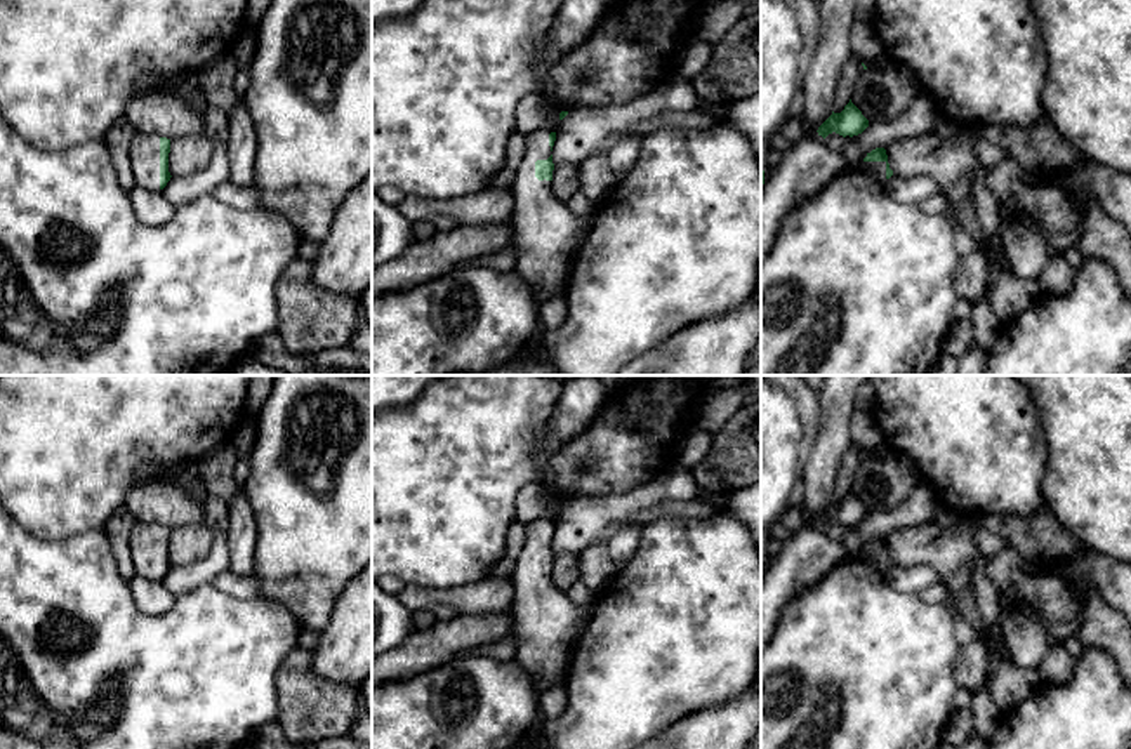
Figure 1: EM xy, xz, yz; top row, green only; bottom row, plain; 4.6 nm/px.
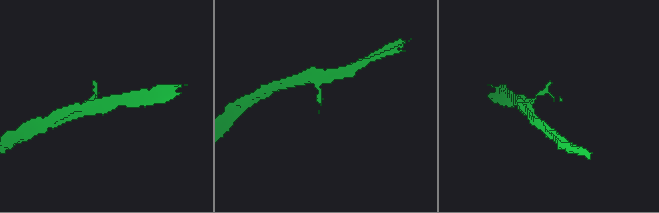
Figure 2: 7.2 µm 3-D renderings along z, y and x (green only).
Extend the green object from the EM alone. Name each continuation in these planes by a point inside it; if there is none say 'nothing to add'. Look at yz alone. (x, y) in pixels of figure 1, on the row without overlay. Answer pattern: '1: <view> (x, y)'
1: yz (874, 558)

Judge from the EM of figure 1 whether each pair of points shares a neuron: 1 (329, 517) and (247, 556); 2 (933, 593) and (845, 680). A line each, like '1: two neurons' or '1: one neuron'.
1: two neurons
2: two neurons

